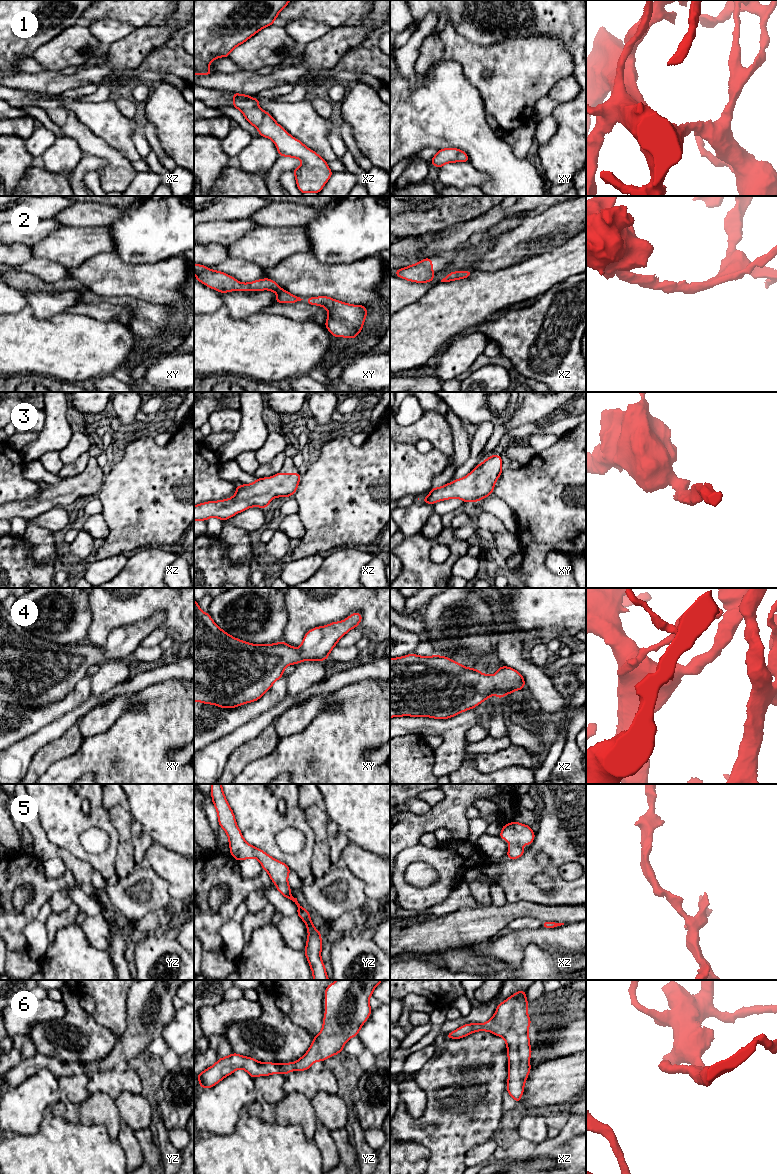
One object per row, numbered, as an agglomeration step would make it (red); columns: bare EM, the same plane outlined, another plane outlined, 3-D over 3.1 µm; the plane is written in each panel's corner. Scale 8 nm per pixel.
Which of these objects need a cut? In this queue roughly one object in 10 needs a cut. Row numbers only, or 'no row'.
no row

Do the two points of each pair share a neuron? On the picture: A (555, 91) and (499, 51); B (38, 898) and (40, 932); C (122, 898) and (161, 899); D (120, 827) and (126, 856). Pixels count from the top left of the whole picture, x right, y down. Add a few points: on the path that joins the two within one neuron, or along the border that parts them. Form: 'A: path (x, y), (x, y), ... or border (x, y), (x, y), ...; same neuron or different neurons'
A: border (571, 75), (560, 78), (546, 95); different neurons
B: border (35, 918), (24, 928), (26, 941); different neurons
C: path (132, 902), (139, 904), (151, 901); same neuron
D: path (124, 834), (125, 849); same neuron

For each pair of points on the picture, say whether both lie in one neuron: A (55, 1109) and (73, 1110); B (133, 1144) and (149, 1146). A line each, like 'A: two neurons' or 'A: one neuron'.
A: one neuron
B: two neurons

